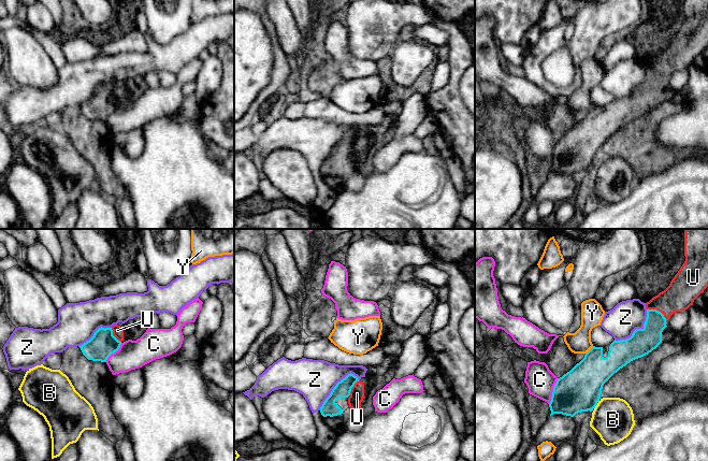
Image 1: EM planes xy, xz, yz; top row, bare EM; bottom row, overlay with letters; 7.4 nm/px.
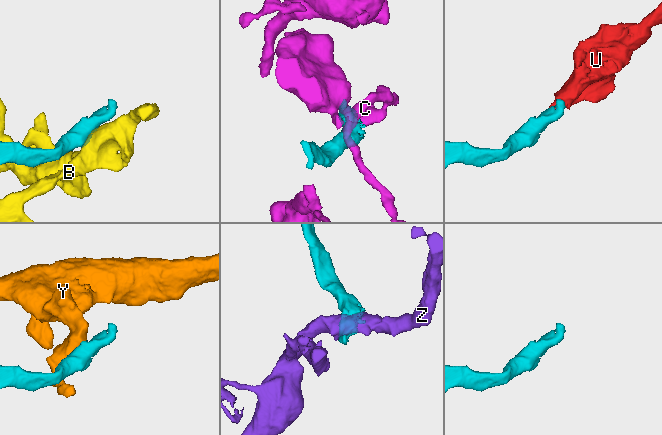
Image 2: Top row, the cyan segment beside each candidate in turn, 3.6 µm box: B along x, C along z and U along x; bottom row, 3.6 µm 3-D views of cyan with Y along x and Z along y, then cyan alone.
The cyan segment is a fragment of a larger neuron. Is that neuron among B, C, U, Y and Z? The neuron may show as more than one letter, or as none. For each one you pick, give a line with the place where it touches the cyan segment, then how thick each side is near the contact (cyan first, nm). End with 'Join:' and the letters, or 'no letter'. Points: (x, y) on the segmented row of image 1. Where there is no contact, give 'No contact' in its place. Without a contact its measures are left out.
U: Touches cyan at yz (655, 310). Thickness 190 nm (cyan) against 220 nm
Join: U

